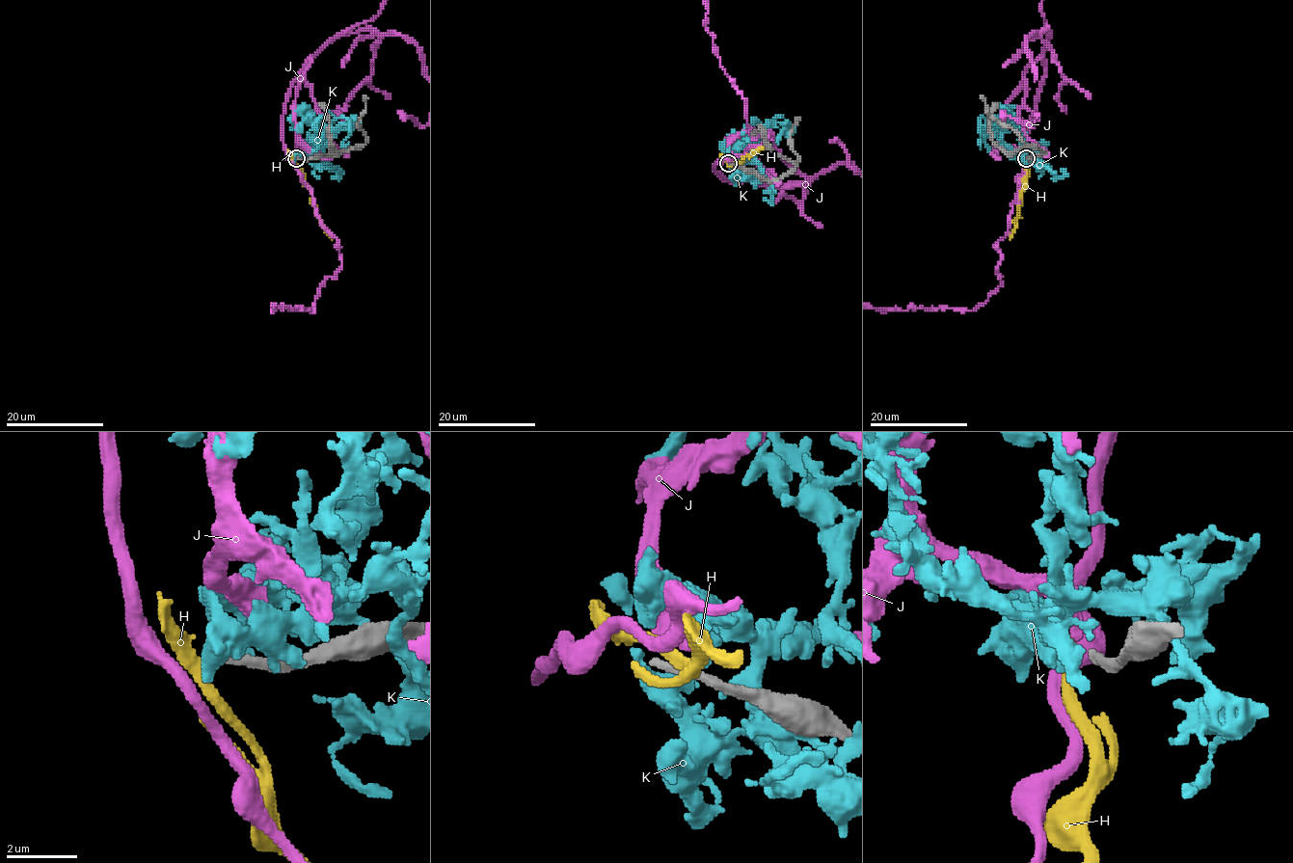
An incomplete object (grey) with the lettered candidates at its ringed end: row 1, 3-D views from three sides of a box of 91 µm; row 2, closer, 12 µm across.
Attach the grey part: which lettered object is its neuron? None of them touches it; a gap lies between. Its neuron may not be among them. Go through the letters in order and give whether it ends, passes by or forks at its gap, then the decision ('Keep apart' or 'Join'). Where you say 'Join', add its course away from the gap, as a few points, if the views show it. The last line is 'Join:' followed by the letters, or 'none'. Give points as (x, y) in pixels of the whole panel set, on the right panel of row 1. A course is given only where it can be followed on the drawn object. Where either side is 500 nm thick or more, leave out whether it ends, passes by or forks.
H: It passes by. Keep apart
J: It passes by. Keep apart
K: It ends there. Keep apart
Join: none

